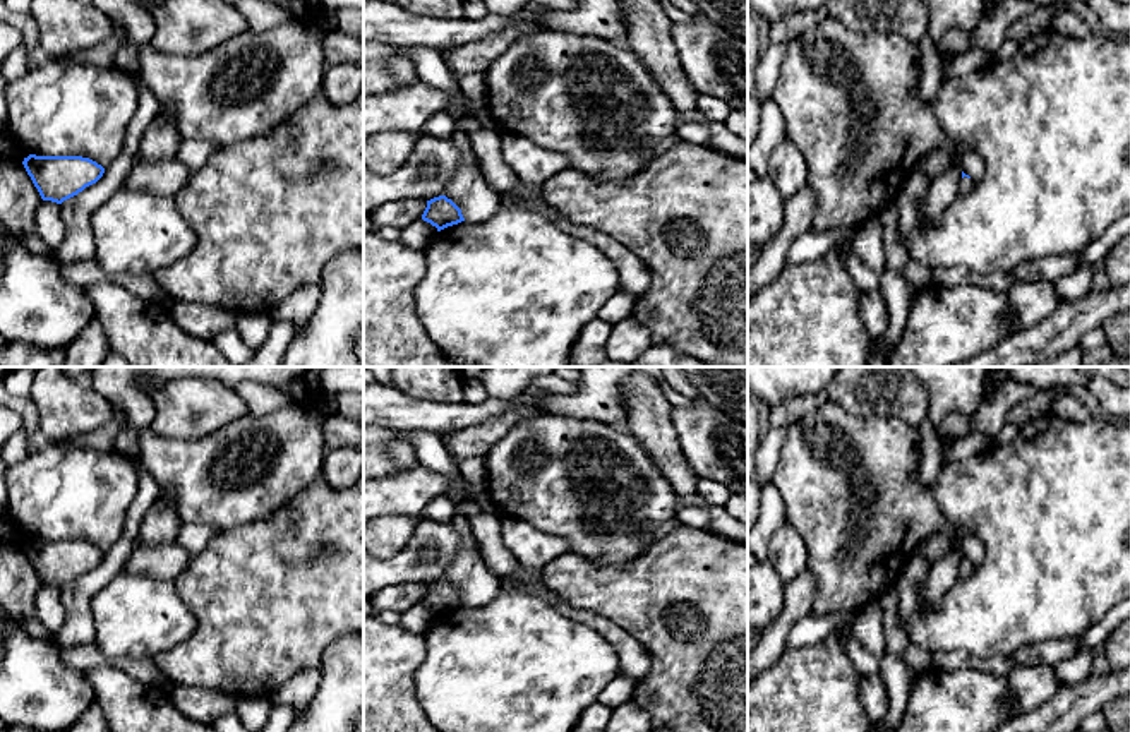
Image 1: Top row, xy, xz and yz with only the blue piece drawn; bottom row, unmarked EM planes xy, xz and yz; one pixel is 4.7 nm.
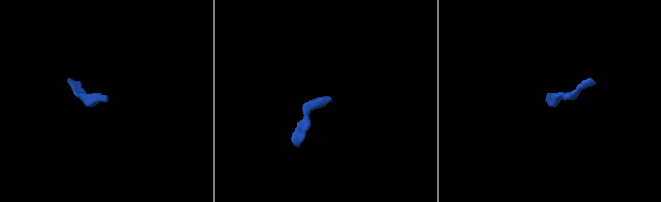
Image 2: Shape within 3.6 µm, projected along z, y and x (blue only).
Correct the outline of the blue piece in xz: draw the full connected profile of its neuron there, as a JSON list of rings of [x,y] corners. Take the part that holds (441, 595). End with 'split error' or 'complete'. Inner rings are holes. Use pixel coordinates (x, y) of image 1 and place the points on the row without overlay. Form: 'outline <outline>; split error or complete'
outline [[[446,579],[427,585],[422,603],[437,612],[437,615],[465,605],[461,593]]]; complete

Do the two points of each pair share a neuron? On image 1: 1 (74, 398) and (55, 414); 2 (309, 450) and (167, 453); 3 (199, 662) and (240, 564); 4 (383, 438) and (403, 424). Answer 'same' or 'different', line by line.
1: same
2: same
3: same
4: different

